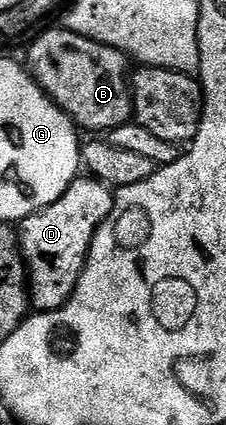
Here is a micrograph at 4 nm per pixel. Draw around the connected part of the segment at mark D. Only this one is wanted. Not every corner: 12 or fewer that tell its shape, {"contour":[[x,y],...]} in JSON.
{"contour":[[79,176],[19,223],[29,300],[73,295],[114,191]]}

